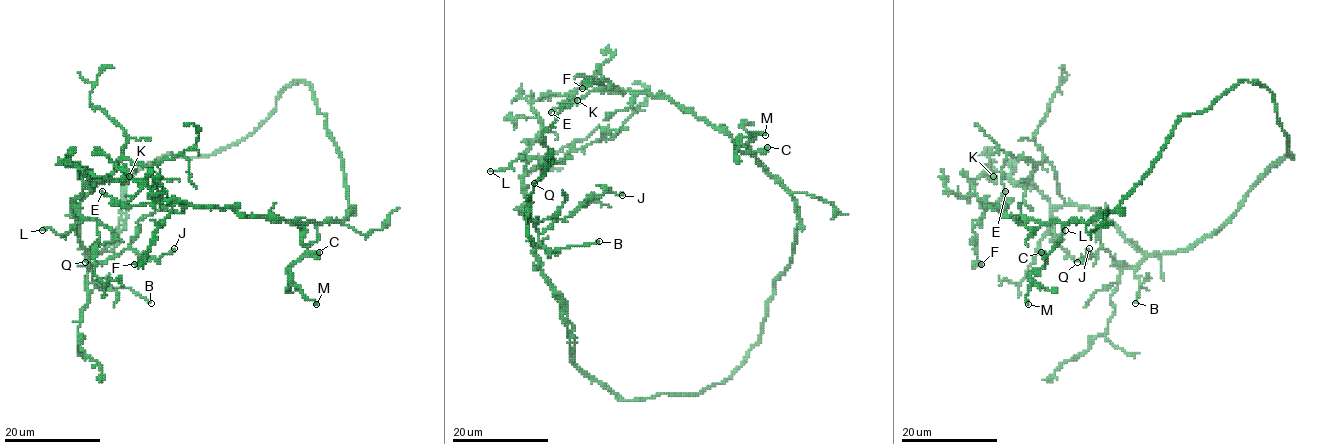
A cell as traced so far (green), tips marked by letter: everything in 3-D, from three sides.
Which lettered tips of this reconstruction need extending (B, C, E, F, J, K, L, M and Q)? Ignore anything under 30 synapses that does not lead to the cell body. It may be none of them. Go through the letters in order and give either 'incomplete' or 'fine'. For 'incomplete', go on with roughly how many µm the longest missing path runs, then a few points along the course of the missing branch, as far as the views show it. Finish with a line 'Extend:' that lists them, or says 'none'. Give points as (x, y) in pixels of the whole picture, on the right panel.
B: fine
C: fine
E: fine
F: fine
J: fine
K: fine
L: fine
M: incomplete | 10 µm | (1028, 304), (1021, 305), (1009, 294), (1008, 288), (995, 281)
Q: fine
Extend: M

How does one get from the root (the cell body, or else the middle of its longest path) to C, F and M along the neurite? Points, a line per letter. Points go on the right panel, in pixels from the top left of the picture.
C: (1280, 123), (1274, 96), (1240, 80), (1180, 119), (1114, 210), (1066, 223), (1055, 247), (1041, 252)
F: (1280, 123), (1274, 96), (1240, 80), (1180, 119), (1109, 212), (1043, 224), (985, 201), (973, 229), (981, 264)
M: (1280, 123), (1274, 96), (1246, 80), (1183, 115), (1114, 210), (1062, 227), (1047, 263), (1030, 275), (1028, 304)

